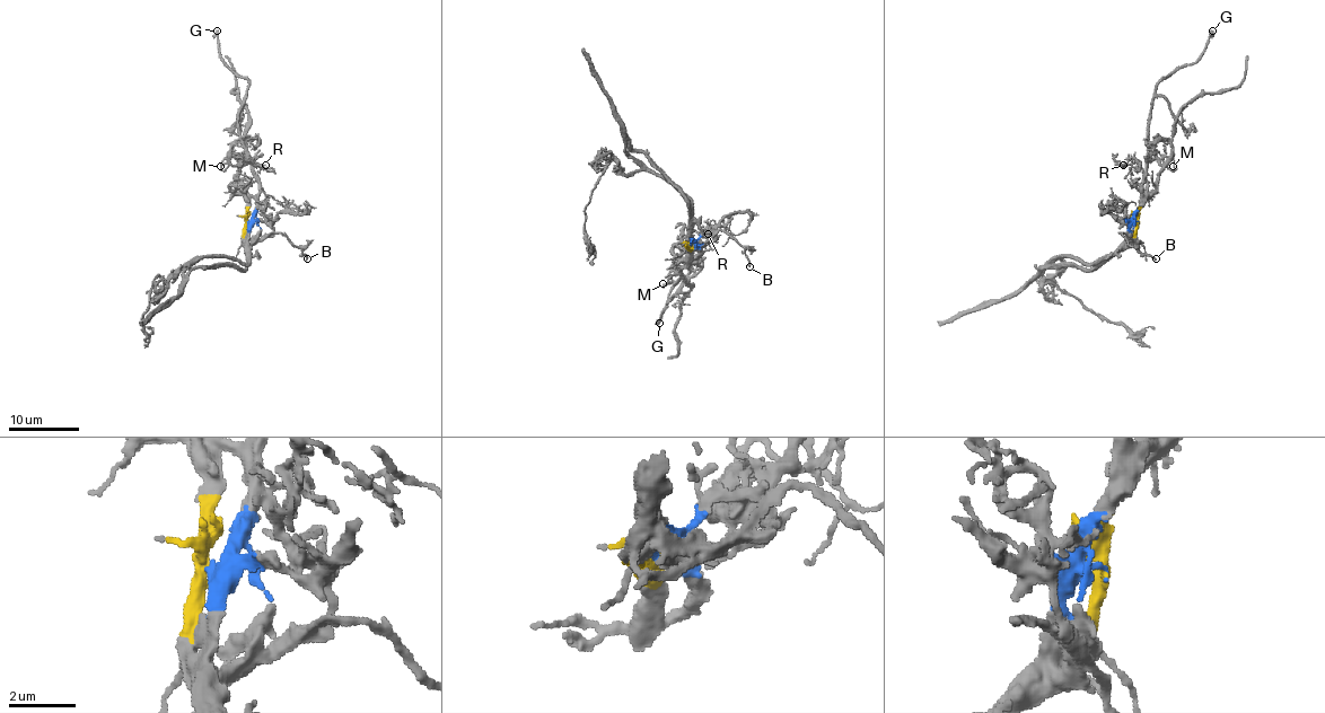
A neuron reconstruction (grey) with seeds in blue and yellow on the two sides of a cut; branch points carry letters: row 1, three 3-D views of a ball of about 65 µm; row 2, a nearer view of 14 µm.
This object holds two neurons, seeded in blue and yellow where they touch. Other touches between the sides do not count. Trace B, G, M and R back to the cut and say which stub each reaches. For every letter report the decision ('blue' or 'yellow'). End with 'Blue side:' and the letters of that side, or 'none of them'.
B: blue
G: blue
M: yellow
R: yellow
Blue side: B, G

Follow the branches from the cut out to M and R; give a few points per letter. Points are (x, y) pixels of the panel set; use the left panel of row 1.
M: (249, 222), (247, 195), (239, 170), (227, 164), (225, 170), (220, 167)
R: (249, 222), (246, 195), (252, 184), (237, 167), (244, 160), (265, 165)

